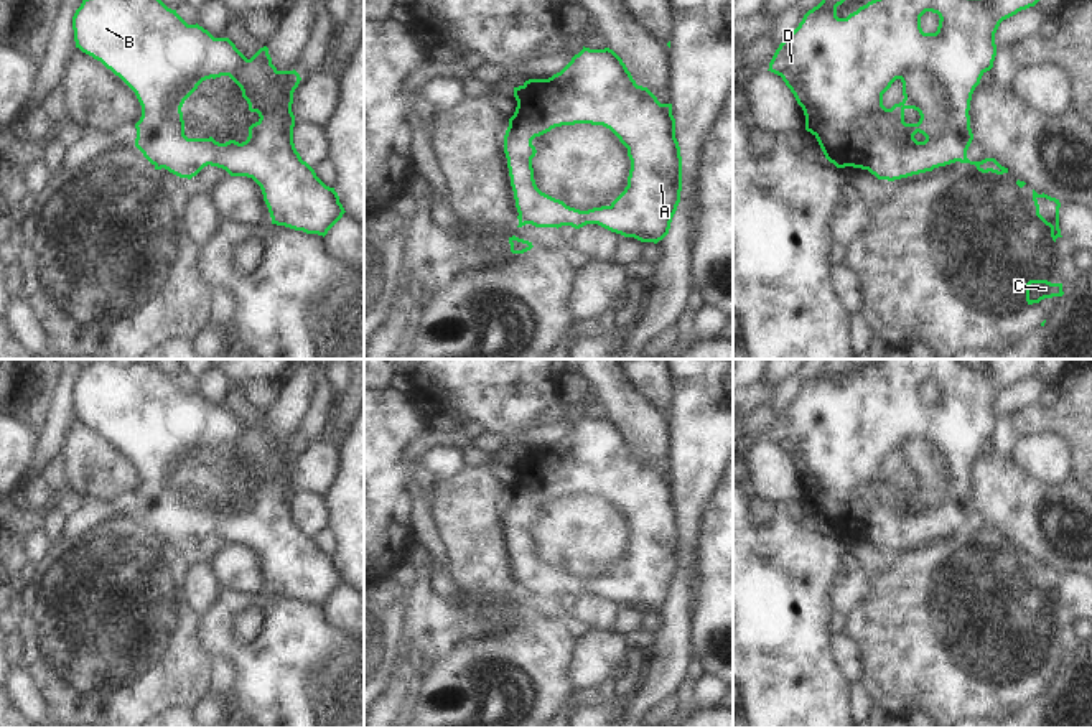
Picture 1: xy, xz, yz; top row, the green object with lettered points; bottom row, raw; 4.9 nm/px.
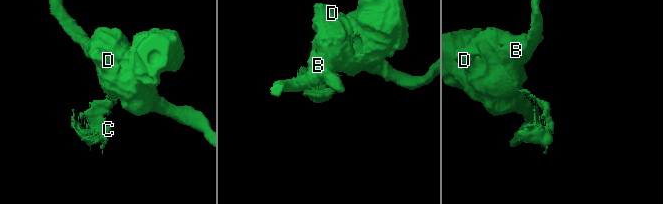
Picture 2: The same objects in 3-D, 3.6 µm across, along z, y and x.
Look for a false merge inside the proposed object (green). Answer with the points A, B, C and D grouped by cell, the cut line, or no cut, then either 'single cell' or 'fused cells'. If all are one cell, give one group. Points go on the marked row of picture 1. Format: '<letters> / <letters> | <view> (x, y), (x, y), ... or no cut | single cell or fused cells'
A B D / C | yz (966, 157), (961, 162) | fused cells

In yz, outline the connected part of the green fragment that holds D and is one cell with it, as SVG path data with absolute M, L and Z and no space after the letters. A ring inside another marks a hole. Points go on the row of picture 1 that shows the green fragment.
M822 0L817 7L809 10L799 26L779 44L768 69L781 76L794 94L805 115L805 130L817 138L825 158L837 168L853 166L868 170L878 180L888 181L932 171L934 168L965 160L967 150L973 140L968 115L970 100L975 87L980 84L982 76L993 68L996 56L995 33L1003 20L1016 15L1021 10L1034 7L1039 0L871 0L856 12L850 13L847 18L838 18L837 7L843 2L845 0ZM926 12L937 13L940 18L936 33L924 33L921 28L921 16ZM896 79L903 82L904 99L899 104L894 104L891 109L886 109L883 105L883 94ZM906 109L914 109L919 112L921 119L917 124L904 122Z

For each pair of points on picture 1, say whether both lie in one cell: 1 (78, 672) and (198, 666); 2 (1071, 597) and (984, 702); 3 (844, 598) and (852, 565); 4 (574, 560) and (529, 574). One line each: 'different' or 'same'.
1: same
2: different
3: same
4: same

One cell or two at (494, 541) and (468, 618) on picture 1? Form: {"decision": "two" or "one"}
{"decision": "one"}

